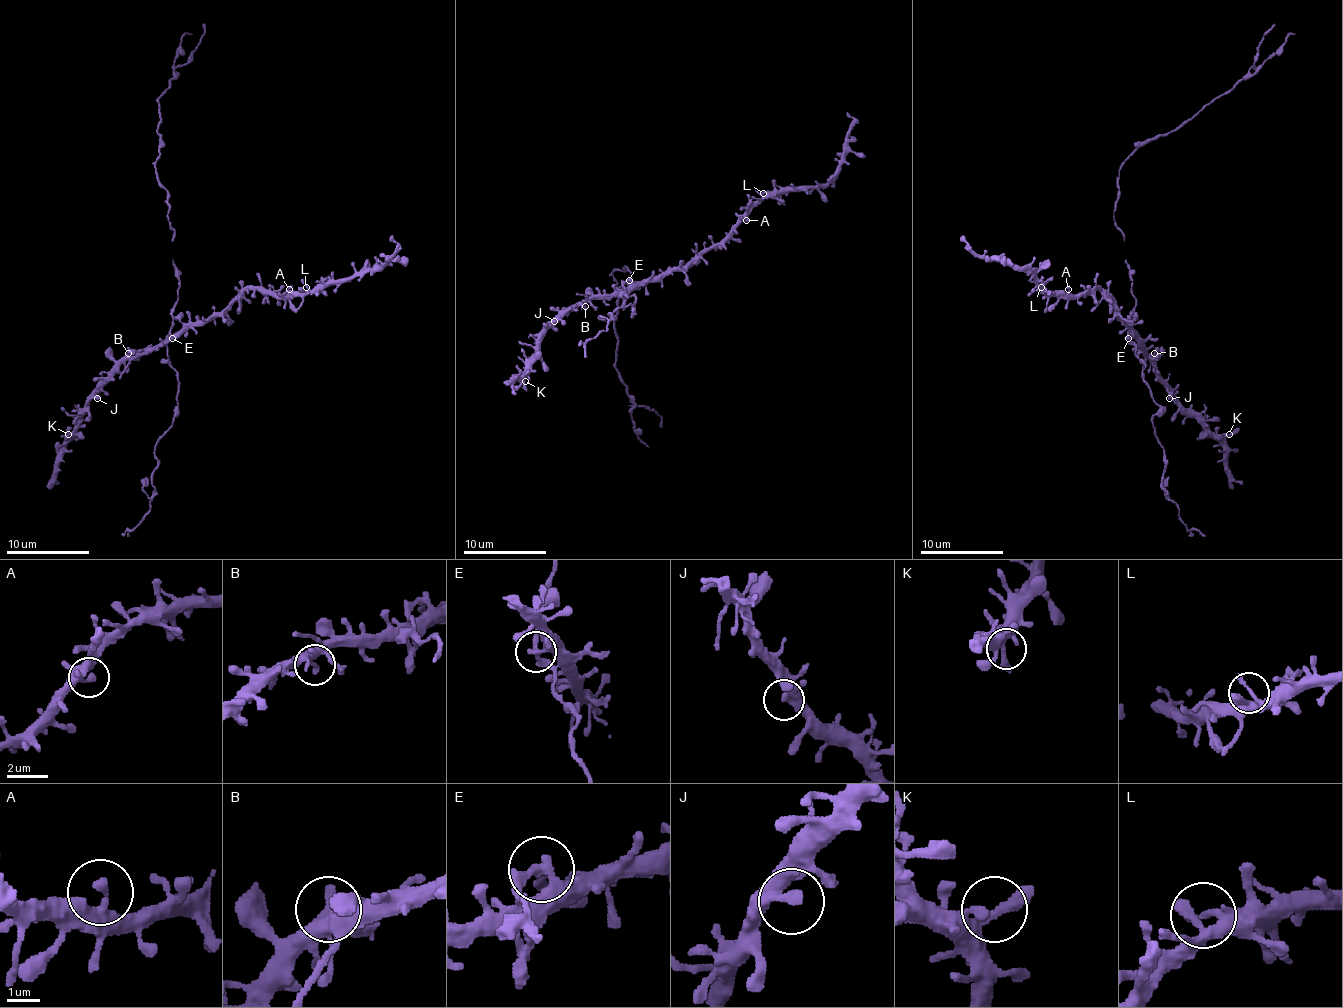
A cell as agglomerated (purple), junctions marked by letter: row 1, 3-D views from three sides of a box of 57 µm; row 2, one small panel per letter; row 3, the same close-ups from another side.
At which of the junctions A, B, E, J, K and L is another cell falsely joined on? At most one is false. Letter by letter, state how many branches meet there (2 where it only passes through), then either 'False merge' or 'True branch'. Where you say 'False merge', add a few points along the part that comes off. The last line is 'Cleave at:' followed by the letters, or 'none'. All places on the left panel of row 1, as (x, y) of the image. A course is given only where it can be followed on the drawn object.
A: Branches: 1. True branch
B: Branches: 3. True branch
E: Branches: 3. True branch
J: Branches: 2. True branch
K: Branches: 2. True branch
L: Branches: 3. True branch
Cleave at: none

